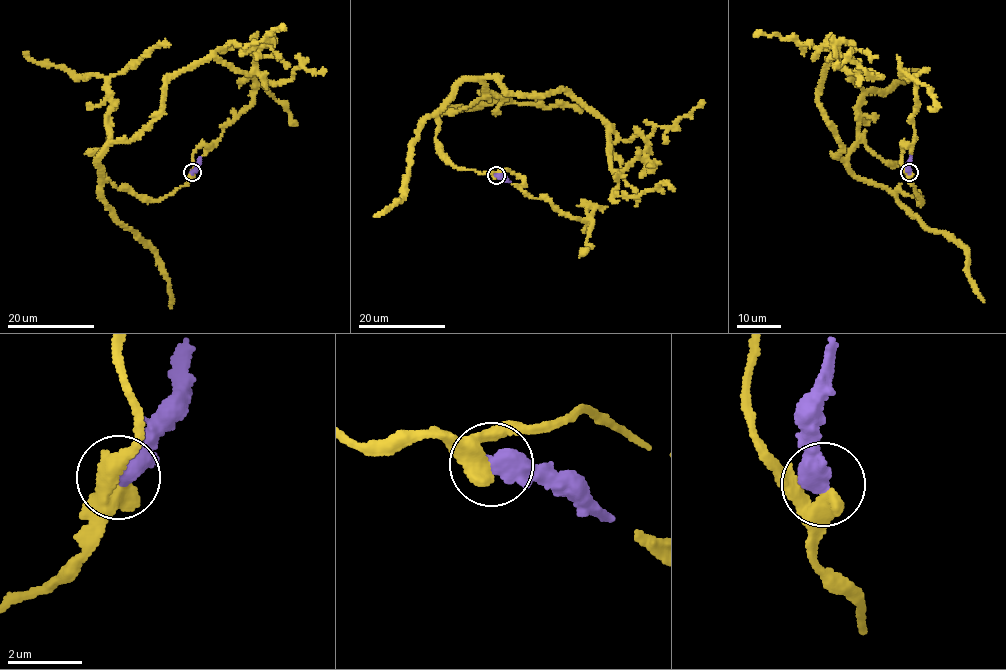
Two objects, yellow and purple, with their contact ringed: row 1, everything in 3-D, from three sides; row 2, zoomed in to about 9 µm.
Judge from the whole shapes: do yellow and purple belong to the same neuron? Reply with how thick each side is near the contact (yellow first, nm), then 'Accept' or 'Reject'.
Thickness 440 nm (yellow) against 550 nm. Accept

